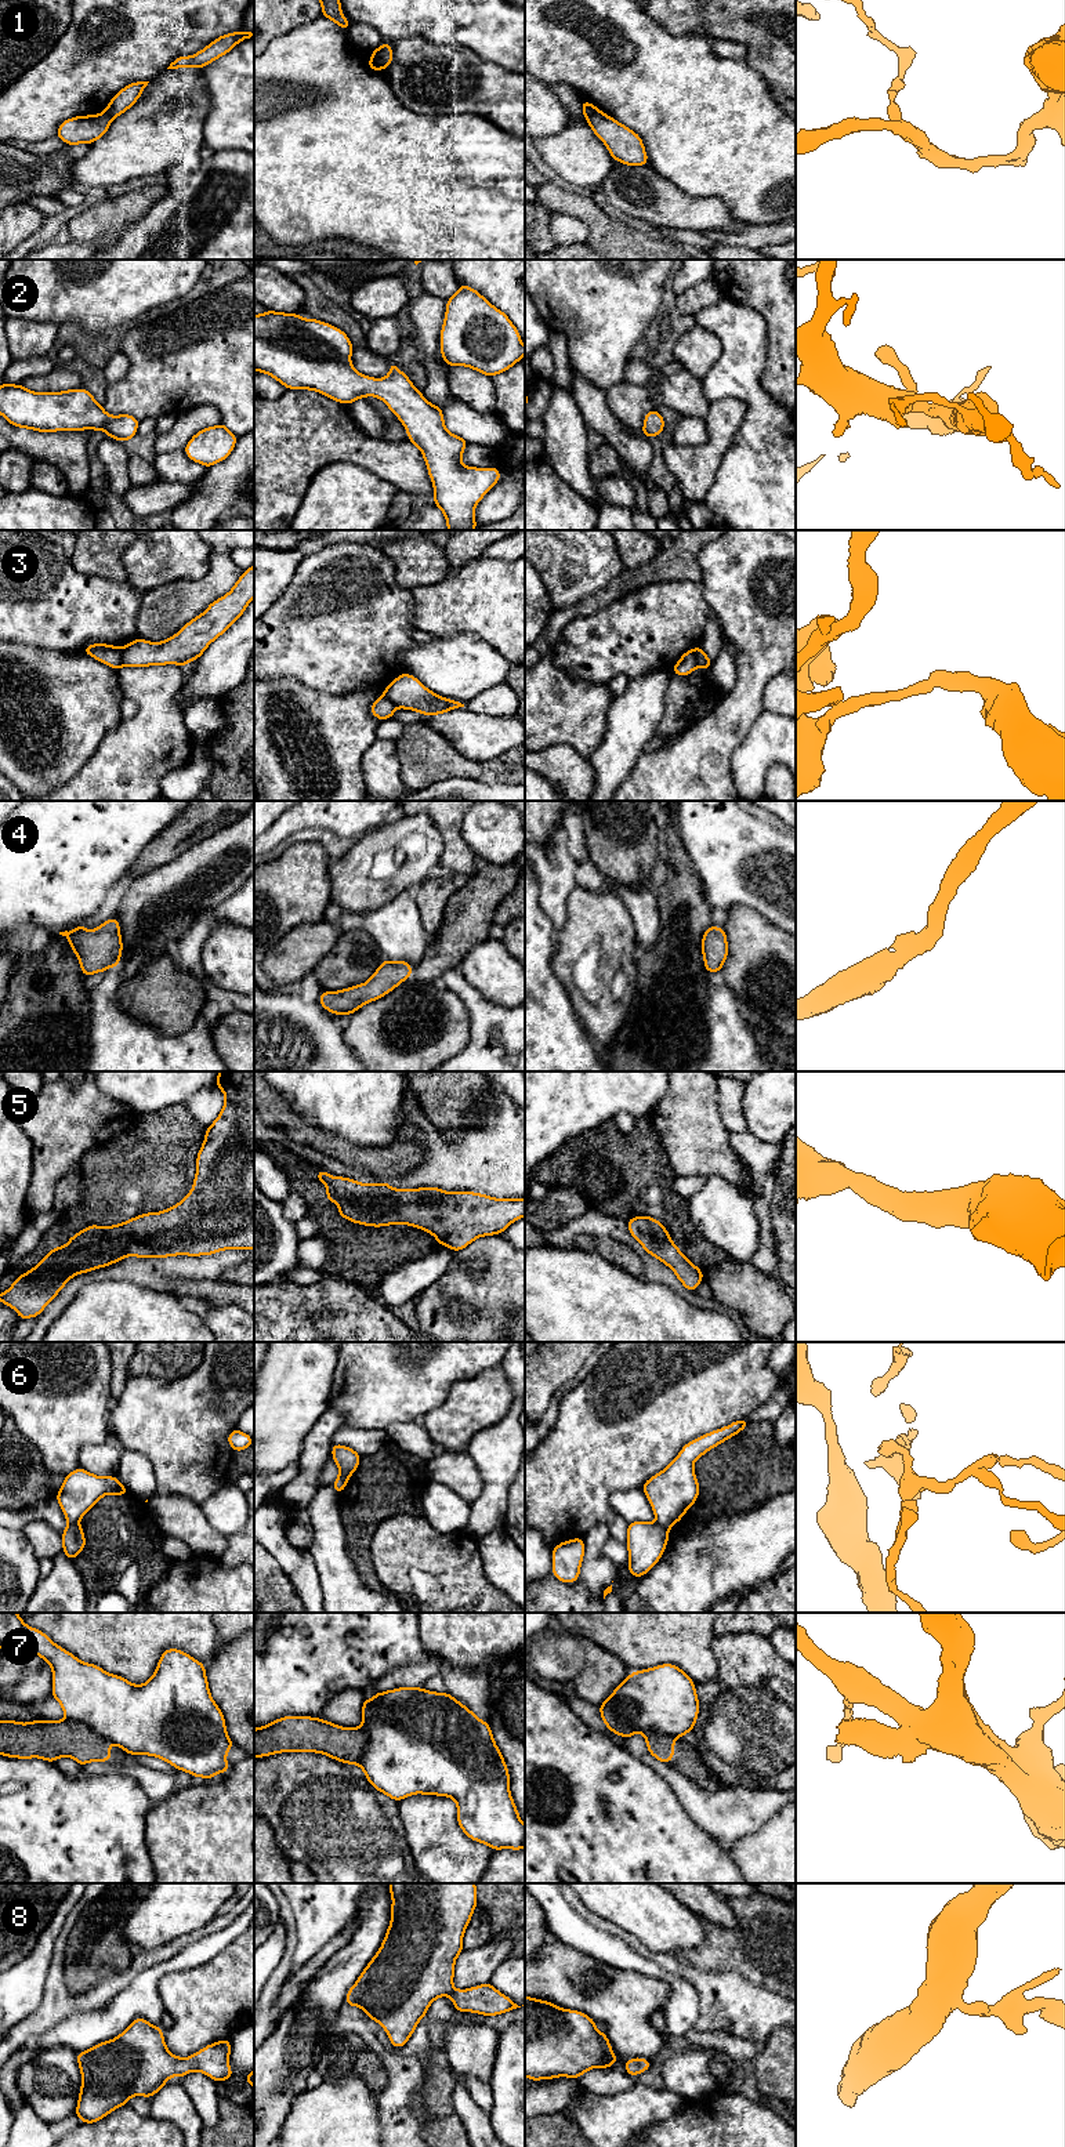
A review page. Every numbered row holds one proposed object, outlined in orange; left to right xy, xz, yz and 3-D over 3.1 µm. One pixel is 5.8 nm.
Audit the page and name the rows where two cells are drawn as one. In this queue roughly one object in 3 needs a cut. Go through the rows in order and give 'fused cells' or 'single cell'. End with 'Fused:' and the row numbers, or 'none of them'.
1: fused cells
2: single cell
3: fused cells
4: single cell
5: single cell
6: fused cells
7: fused cells
8: single cell
Fused: 1, 3, 6, 7

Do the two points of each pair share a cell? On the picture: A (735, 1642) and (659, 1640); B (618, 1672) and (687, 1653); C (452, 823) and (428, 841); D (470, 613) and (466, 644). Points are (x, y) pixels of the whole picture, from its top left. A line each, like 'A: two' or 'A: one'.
A: two
B: two
C: two
D: two

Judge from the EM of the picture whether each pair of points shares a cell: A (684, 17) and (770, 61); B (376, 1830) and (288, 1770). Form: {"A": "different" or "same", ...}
{"A": "same", "B": "same"}

